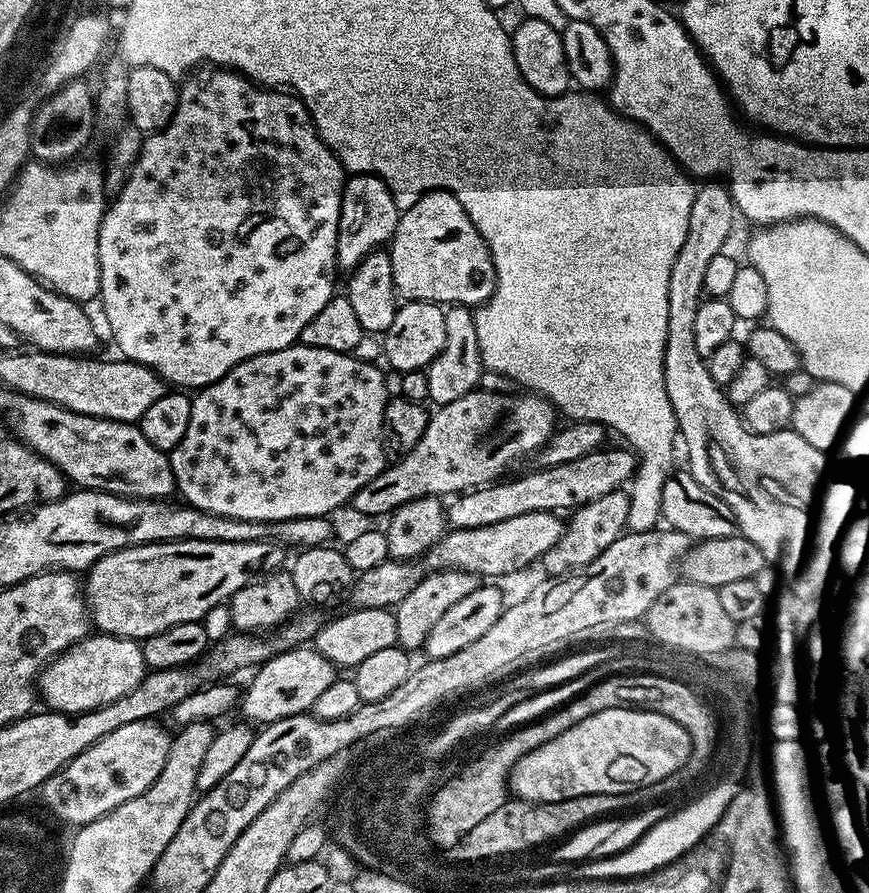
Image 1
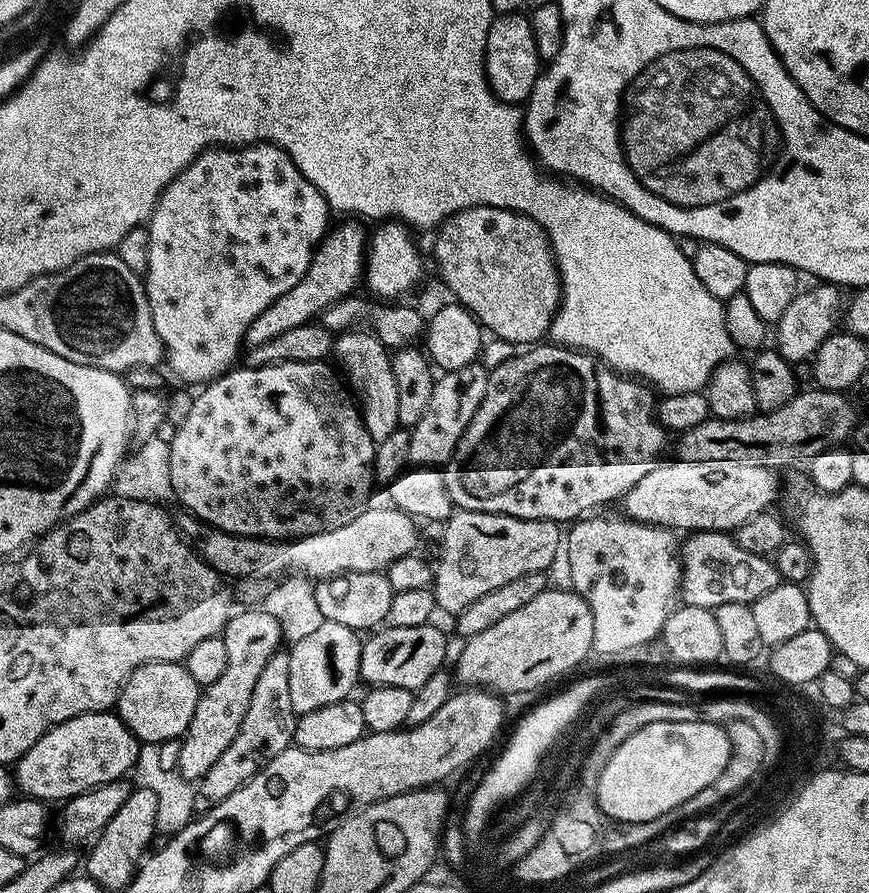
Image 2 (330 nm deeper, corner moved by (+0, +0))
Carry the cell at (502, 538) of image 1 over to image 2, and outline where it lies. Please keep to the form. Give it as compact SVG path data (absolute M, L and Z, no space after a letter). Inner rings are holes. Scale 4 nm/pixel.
M668 458L659 466L645 474L622 499L622 512L629 520L643 524L652 524L655 528L667 528L680 534L693 532L726 532L735 533L742 522L750 522L754 514L762 514L773 507L780 480L773 469L766 466L746 466L746 462L686 462Z

